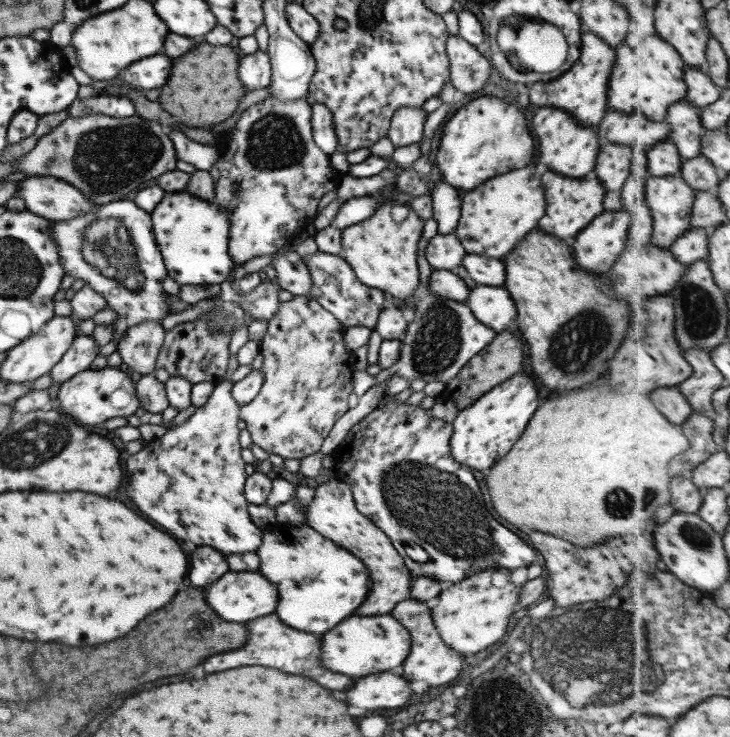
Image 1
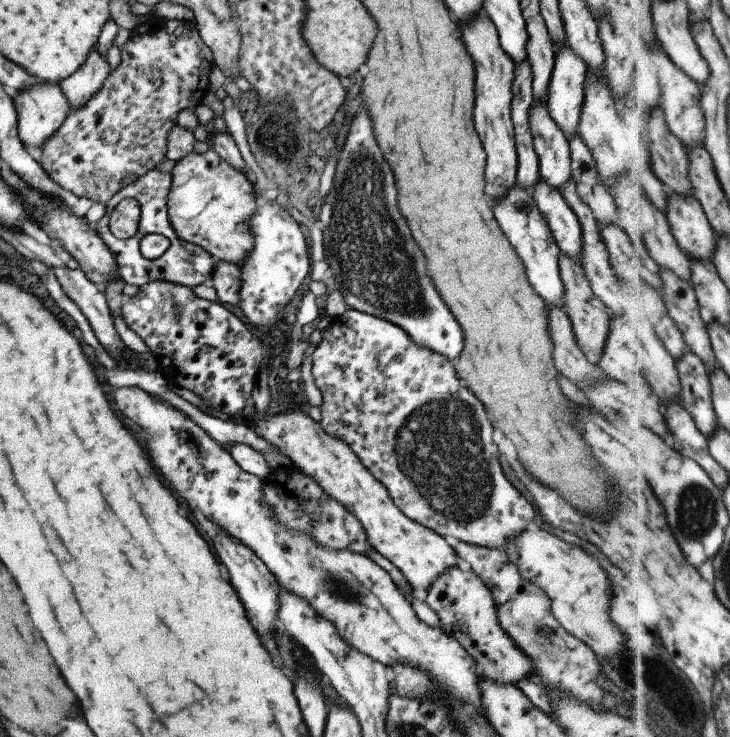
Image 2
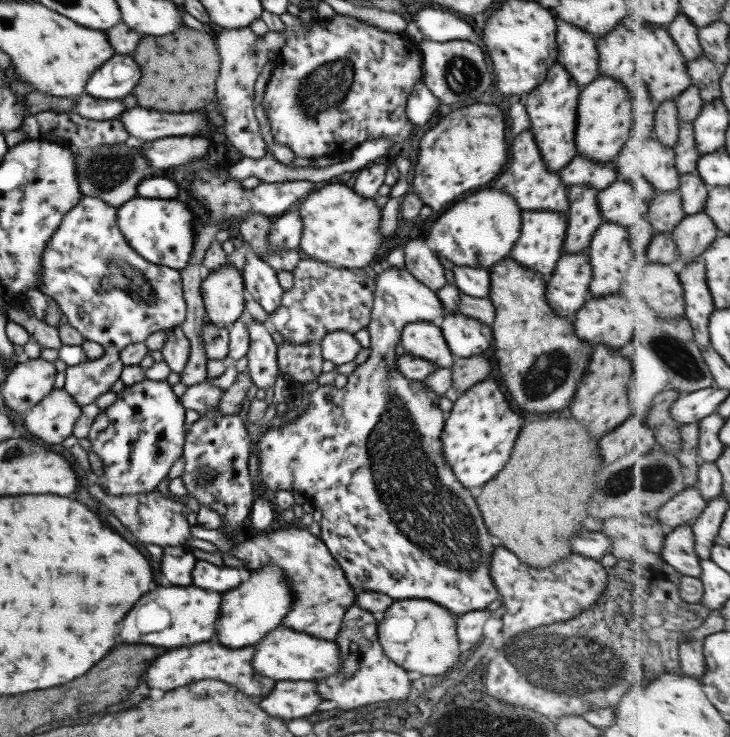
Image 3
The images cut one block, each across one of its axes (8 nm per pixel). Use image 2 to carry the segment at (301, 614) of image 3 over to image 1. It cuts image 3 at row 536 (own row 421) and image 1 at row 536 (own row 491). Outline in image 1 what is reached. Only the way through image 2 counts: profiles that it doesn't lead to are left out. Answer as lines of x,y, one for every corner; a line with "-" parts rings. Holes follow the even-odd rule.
335,478
318,484
314,488
314,495
305,507
306,526
309,526
317,534
325,536
339,548
345,548
355,558
363,562
369,574
369,592
355,609
355,616
385,615
402,600
408,597
411,586
411,574
405,568
403,558
397,554
389,538
384,532
373,526
369,518
365,518
356,508
353,502
349,486

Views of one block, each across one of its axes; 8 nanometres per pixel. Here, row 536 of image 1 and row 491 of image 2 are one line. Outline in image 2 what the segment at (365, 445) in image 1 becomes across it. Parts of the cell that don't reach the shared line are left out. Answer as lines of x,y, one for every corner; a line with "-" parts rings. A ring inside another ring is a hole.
347,309
340,317
331,318
330,328
323,334
323,339
314,348
311,354
311,374
315,386
321,393
321,405
319,407
321,419
318,423
321,428
329,433
332,437
337,437
349,445
361,464
385,487
388,495
391,497
393,504
413,522
422,524
431,530
434,530
442,537
453,536
457,540
471,543
480,547
488,547
489,544
495,544
497,549
503,550
508,542
509,536
519,534
525,526
533,525
533,508
531,504
507,482
503,472
497,468
497,448
491,440
491,424
487,422
485,410
481,402
467,392
463,386
457,384
456,372
453,370
454,362
446,356
437,354
429,350
425,345
418,345
402,331
400,326
386,321
379,317

